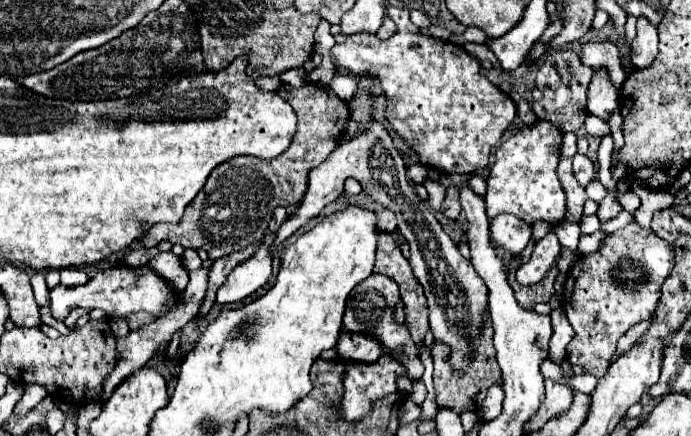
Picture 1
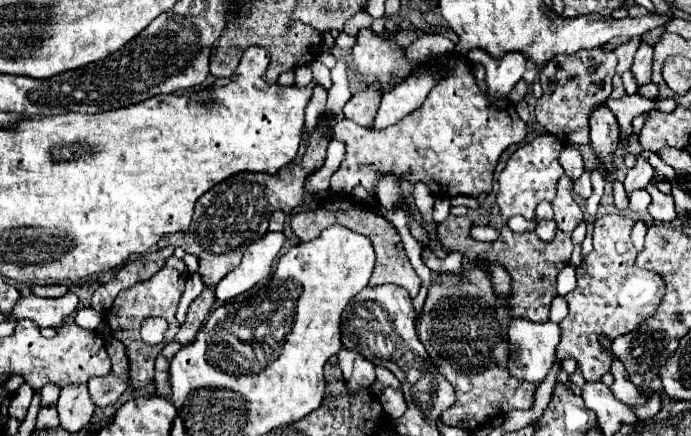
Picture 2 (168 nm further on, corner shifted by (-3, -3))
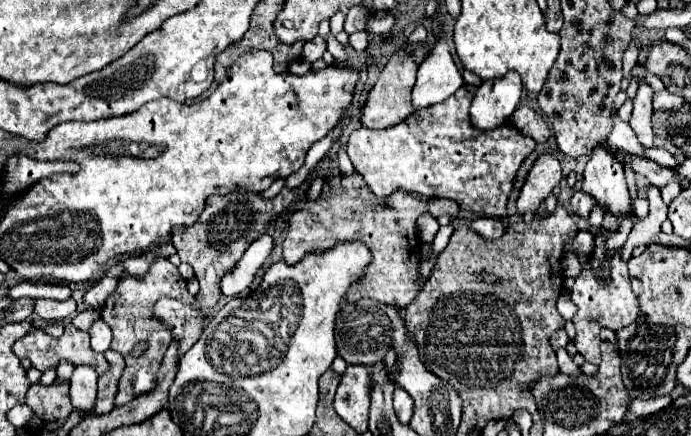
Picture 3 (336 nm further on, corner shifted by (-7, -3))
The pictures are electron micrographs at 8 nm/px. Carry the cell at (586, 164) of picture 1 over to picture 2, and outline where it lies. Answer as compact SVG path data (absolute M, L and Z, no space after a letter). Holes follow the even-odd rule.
M586 171L574 181L574 193L580 195L582 199L588 199L592 195L592 183L590 183L590 175Z

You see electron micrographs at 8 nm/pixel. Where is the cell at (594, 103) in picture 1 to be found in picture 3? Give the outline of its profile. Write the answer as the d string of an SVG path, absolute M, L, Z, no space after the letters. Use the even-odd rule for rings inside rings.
M604 145L596 147L596 153L592 153L592 159L586 163L582 191L594 197L596 205L614 215L618 221L620 217L634 213L624 181L624 165L618 159L612 159Z

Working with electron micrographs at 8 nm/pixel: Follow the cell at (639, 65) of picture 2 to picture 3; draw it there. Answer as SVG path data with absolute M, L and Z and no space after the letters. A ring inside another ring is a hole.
M640 83L636 99L634 99L634 111L632 111L632 119L630 119L630 127L634 129L638 141L644 147L652 147L652 125L650 125L650 117L652 117L652 89L646 83Z

